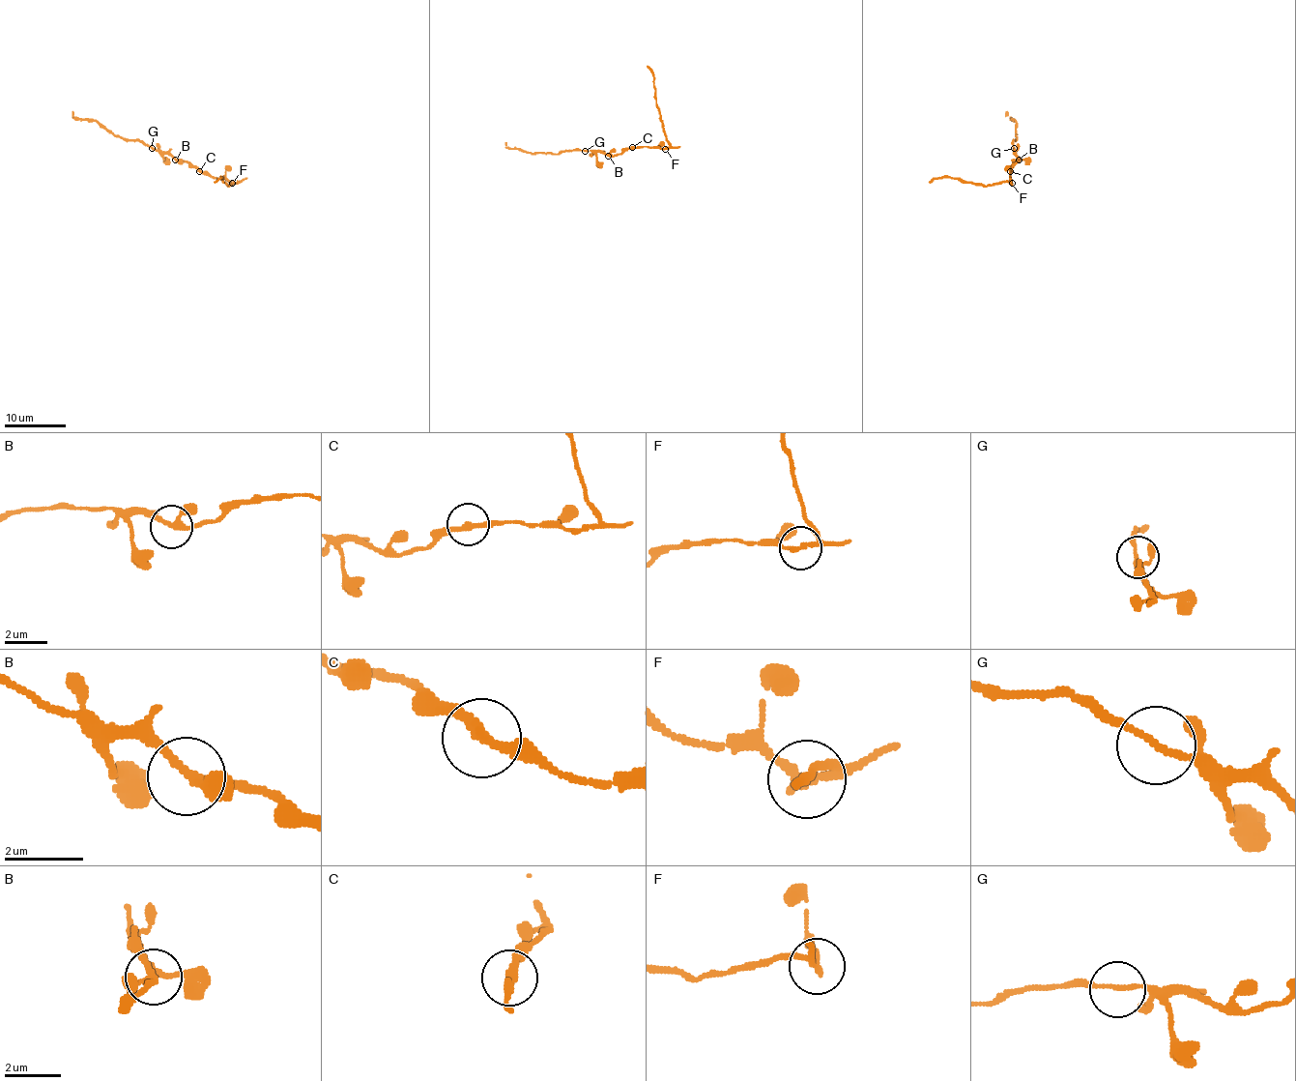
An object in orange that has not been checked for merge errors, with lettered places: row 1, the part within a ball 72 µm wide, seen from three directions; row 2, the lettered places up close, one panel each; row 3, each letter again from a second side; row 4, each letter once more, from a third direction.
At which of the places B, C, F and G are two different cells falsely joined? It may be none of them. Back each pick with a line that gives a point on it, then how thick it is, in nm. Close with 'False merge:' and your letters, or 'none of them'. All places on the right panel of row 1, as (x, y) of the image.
F: Place: (1012, 183). Thickness 160 nm
False merge: F

